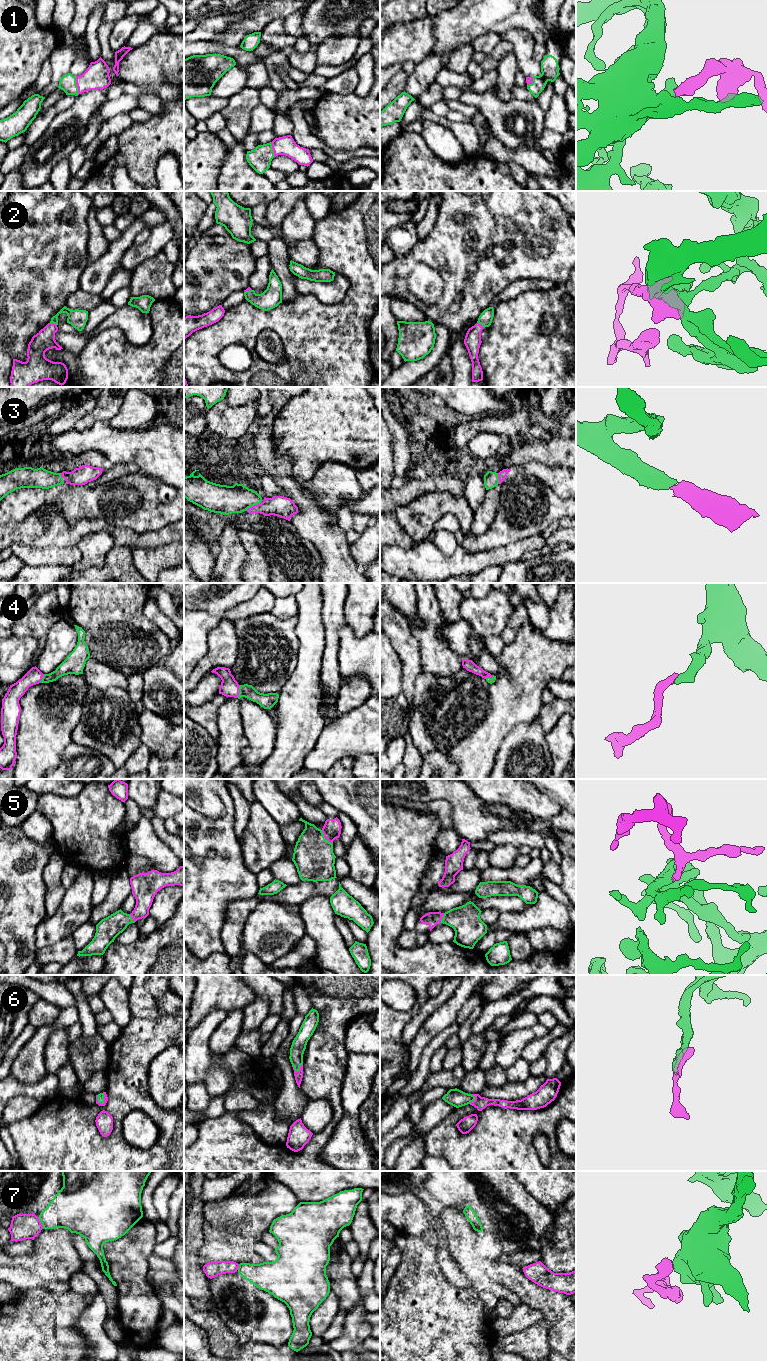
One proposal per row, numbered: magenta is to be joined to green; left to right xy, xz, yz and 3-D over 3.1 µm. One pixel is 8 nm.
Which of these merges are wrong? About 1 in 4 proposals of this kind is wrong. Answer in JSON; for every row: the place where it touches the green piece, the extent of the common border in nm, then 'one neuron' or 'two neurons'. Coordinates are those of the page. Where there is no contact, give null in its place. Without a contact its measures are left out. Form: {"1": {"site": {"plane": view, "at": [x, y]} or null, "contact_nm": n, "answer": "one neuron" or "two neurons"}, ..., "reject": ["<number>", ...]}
{"1": {"site": {"plane": "xy", "at": [76, 86]}, "contact_nm": 150, "answer": "one neuron"}, "2": {"site": {"plane": "yz", "at": [481, 324]}, "contact_nm": 80, "answer": "one neuron"}, "3": {"site": {"plane": "xz", "at": [252, 505]}, "contact_nm": 130, "answer": "one neuron"}, "4": {"site": {"plane": "xz", "at": [239, 691]}, "contact_nm": 110, "answer": "one neuron"}, "5": {"site": {"plane": "xz", "at": [324, 838]}, "contact_nm": 140, "answer": "one neuron"}, "6": {"site": {"plane": "xy", "at": [103, 1098]}, "contact_nm": 100, "answer": "one neuron"}, "7": {"site": {"plane": "xy", "at": [41, 1222]}, "contact_nm": 100, "answer": "two neurons"}, "reject": ["7"]}

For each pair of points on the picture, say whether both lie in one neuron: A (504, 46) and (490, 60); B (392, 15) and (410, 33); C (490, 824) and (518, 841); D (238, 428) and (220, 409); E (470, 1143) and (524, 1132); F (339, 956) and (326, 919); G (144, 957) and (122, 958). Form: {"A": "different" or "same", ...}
{"A": "same", "B": "different", "C": "different", "D": "same", "E": "same", "F": "same", "G": "same"}

